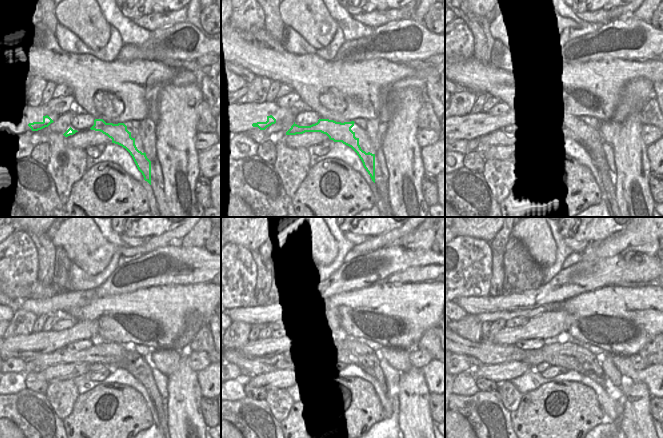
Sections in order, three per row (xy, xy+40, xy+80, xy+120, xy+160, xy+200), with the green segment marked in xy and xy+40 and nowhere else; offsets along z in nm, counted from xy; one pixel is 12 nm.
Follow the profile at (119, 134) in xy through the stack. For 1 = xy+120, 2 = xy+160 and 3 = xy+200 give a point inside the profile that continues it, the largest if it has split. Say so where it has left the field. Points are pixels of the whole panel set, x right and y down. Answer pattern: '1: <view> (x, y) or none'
1: xy+120 (107, 353)
2: xy+160 (263, 351)
3: xy+200 (492, 352)

